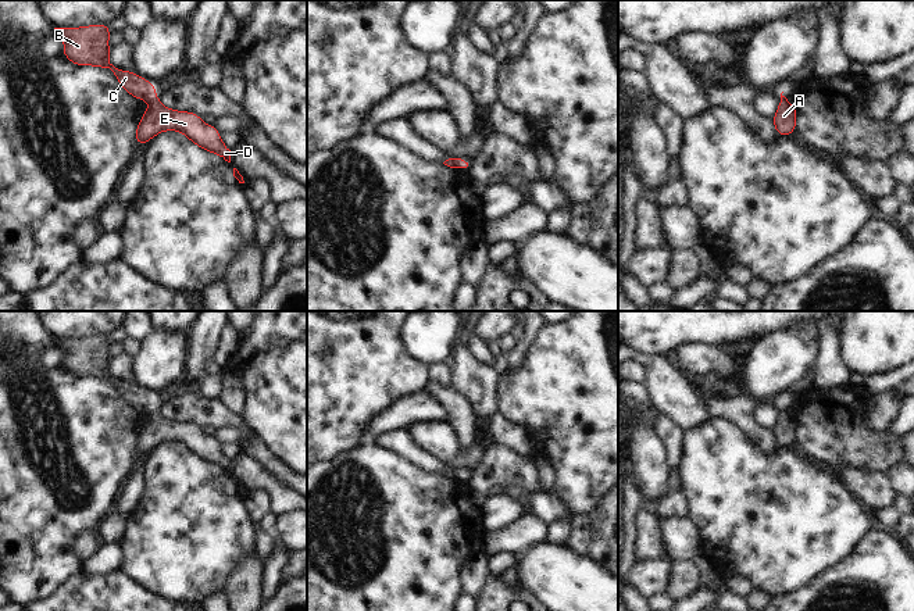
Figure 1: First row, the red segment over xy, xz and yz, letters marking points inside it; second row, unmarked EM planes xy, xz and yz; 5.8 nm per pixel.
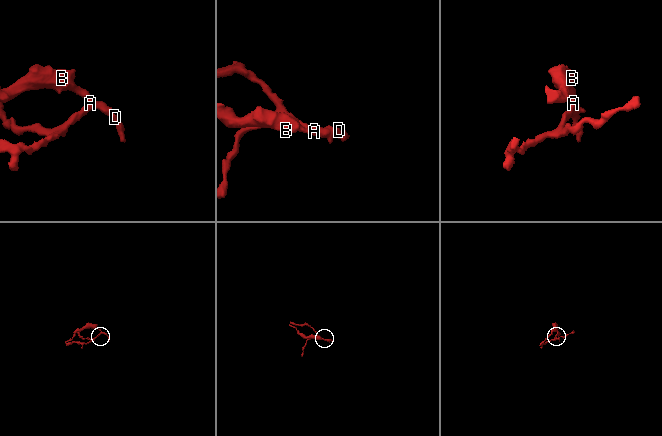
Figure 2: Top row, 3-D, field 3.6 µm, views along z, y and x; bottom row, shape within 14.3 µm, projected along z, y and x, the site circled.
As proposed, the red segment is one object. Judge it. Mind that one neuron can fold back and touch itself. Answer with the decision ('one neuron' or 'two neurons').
two neurons

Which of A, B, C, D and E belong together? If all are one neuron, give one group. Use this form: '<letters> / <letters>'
A D E / B C

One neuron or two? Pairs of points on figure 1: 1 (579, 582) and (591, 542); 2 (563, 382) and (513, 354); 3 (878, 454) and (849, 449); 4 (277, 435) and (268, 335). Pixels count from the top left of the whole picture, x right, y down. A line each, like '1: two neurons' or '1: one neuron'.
1: two neurons
2: two neurons
3: one neuron
4: one neuron

